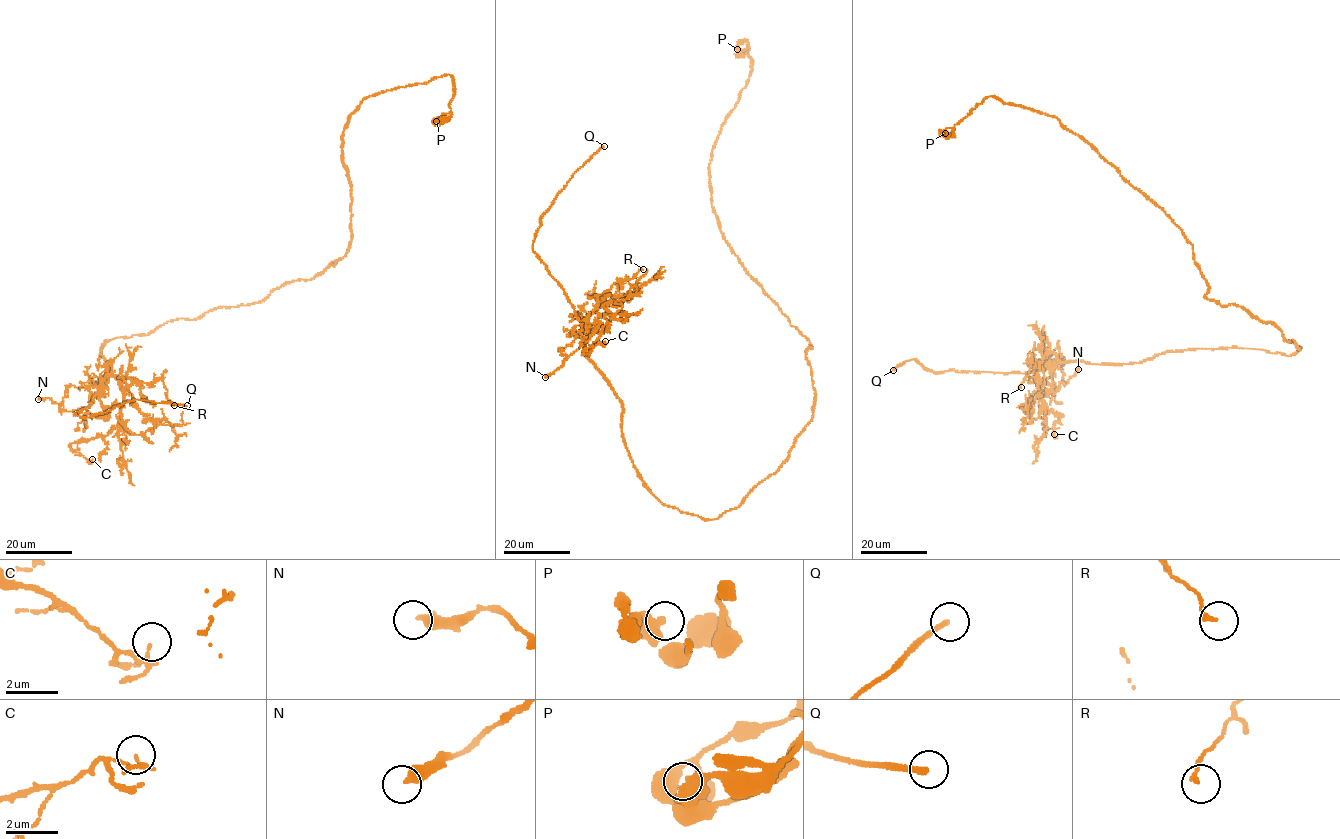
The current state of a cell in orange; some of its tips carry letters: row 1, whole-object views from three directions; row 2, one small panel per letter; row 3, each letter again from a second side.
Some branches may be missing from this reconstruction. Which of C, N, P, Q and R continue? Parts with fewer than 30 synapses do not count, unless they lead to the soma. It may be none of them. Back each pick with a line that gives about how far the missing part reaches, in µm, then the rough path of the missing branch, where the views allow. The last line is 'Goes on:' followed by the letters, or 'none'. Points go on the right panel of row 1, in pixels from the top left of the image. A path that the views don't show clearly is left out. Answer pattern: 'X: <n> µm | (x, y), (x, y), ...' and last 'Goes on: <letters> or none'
Q: 7 µm
Goes on: Q

